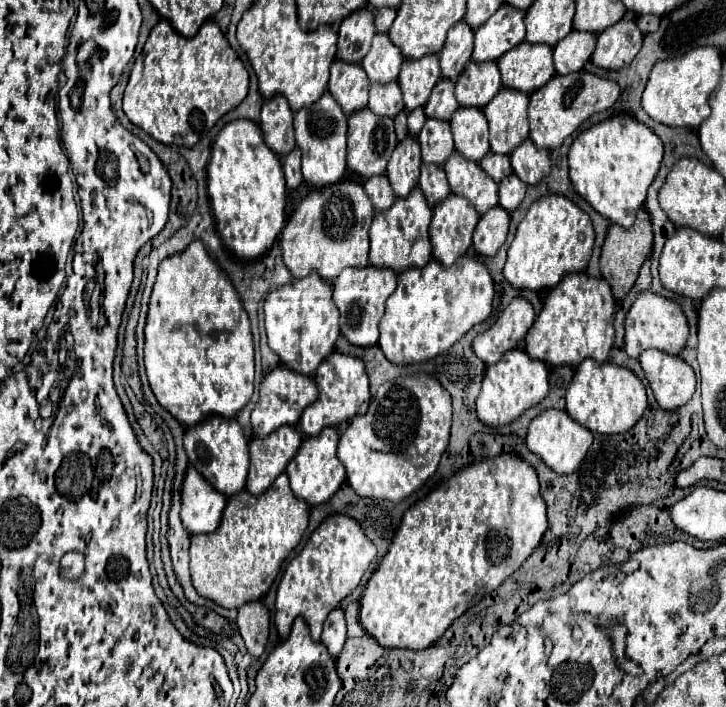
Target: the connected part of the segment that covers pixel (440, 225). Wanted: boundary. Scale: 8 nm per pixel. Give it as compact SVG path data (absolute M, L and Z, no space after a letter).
M449 194L443 202L433 206L433 220L429 226L433 256L449 268L469 250L477 222L477 210L463 196Z

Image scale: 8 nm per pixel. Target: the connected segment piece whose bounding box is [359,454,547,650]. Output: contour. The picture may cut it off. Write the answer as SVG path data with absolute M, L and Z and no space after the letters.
M499 454L495 458L487 458L481 462L473 462L469 466L463 466L457 474L453 474L447 482L443 482L439 488L435 488L429 496L425 496L421 502L413 504L403 520L401 526L389 546L389 554L383 556L383 560L379 562L377 570L373 572L371 580L367 582L363 596L359 600L361 608L359 608L359 622L365 628L367 634L371 634L381 646L389 646L389 648L409 648L409 650L423 650L431 644L435 644L445 630L453 624L453 620L457 620L465 610L469 610L473 606L473 602L479 602L483 596L487 596L489 592L493 592L507 576L511 576L525 560L527 556L539 546L543 534L547 530L547 508L545 508L545 500L539 492L539 482L537 482L537 472L531 464L527 464L523 458L519 456L511 456L511 454Z

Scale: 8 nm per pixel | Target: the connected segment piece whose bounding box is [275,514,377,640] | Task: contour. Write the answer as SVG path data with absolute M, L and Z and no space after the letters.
M331 514L325 518L311 534L303 550L287 564L281 576L275 604L275 624L279 636L285 640L291 632L293 620L297 616L303 616L311 628L311 638L319 640L327 614L355 590L361 576L375 558L375 552L375 544L371 544L371 540L359 528L357 520L351 520L343 514Z

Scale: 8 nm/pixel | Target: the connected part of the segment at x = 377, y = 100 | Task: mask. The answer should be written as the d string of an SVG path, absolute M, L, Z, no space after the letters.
M375 82L369 88L369 110L379 114L379 116L397 116L403 110L403 100L401 100L401 90L397 82Z

